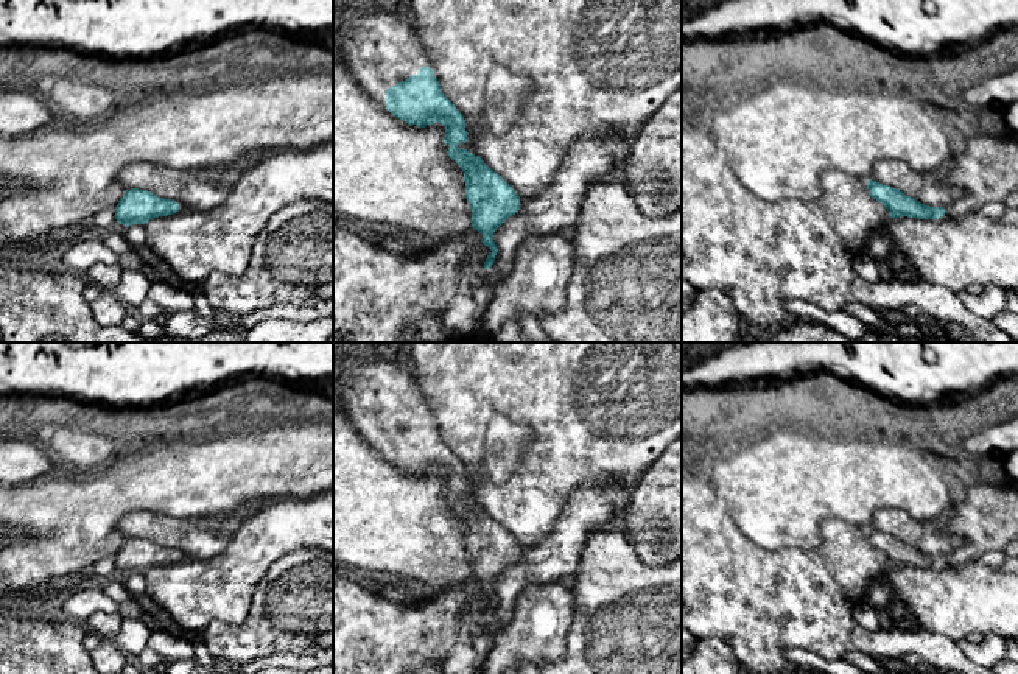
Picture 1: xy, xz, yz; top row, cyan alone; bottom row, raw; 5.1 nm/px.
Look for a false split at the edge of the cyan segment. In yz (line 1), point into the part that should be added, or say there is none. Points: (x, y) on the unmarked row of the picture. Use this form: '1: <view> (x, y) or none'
1: yz (987, 519)

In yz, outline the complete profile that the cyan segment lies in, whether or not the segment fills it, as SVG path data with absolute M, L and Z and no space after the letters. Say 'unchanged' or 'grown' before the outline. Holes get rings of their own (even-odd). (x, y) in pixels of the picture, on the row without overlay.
grown; M973 475L965 478L965 484L965 498L939 525L946 534L962 539L962 545L950 556L925 554L903 540L872 528L867 529L869 543L887 557L889 567L939 568L943 563L954 565L976 560L987 551L1004 551L1018 537L1018 484L995 486L976 479Z

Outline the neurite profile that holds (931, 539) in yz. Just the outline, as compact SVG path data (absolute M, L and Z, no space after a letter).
M895 507L878 509L872 520L872 529L893 535L929 556L946 557L962 545L960 537L946 534L939 525L921 523Z

